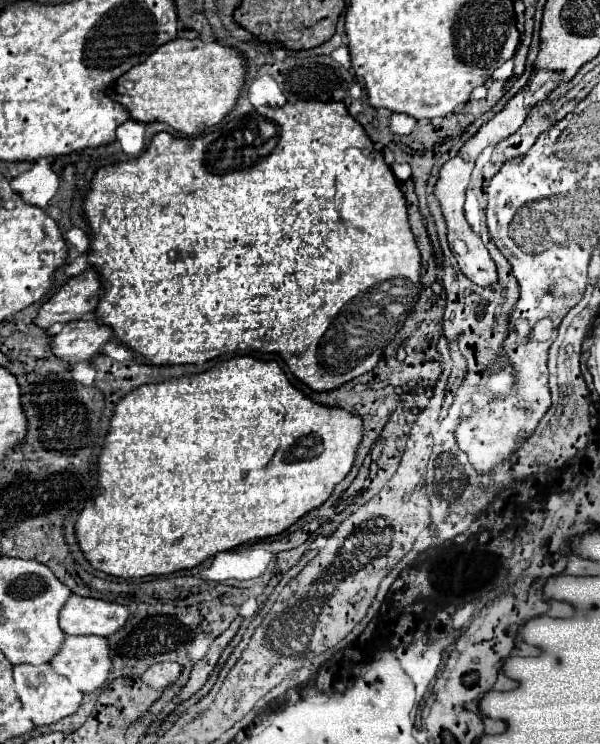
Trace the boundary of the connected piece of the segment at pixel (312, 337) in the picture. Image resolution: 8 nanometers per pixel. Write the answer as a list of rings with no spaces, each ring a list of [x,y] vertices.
[[[299,100],[279,108],[261,106],[197,138],[173,138],[167,132],[159,132],[135,160],[109,164],[95,172],[83,200],[83,218],[91,236],[87,254],[89,264],[97,268],[103,286],[103,296],[95,308],[97,322],[109,326],[115,340],[129,346],[151,366],[203,364],[227,352],[257,350],[279,354],[287,362],[291,374],[311,390],[335,390],[377,366],[383,350],[401,330],[421,292],[421,254],[407,222],[403,192],[393,172],[385,166],[381,152],[375,152],[373,142],[349,116],[343,102]]]

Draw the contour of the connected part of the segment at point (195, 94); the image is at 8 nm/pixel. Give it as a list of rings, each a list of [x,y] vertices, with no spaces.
[[[175,38],[117,78],[107,88],[107,94],[115,102],[119,100],[135,122],[163,122],[177,132],[193,136],[217,126],[233,110],[245,82],[245,70],[245,60],[235,48],[203,42],[201,38]]]

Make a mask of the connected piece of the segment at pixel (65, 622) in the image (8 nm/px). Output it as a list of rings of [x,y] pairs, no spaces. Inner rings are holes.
[[[71,594],[59,612],[59,626],[65,634],[111,636],[127,616],[129,610],[121,604]]]

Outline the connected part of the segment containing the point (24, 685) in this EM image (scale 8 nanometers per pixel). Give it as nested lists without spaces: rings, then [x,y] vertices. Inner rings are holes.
[[[51,664],[13,666],[13,680],[15,680],[15,688],[17,688],[17,698],[21,700],[23,710],[27,712],[27,716],[31,718],[31,722],[35,726],[53,724],[65,716],[71,716],[81,706],[83,694],[69,680],[65,680],[65,676],[53,672]]]

